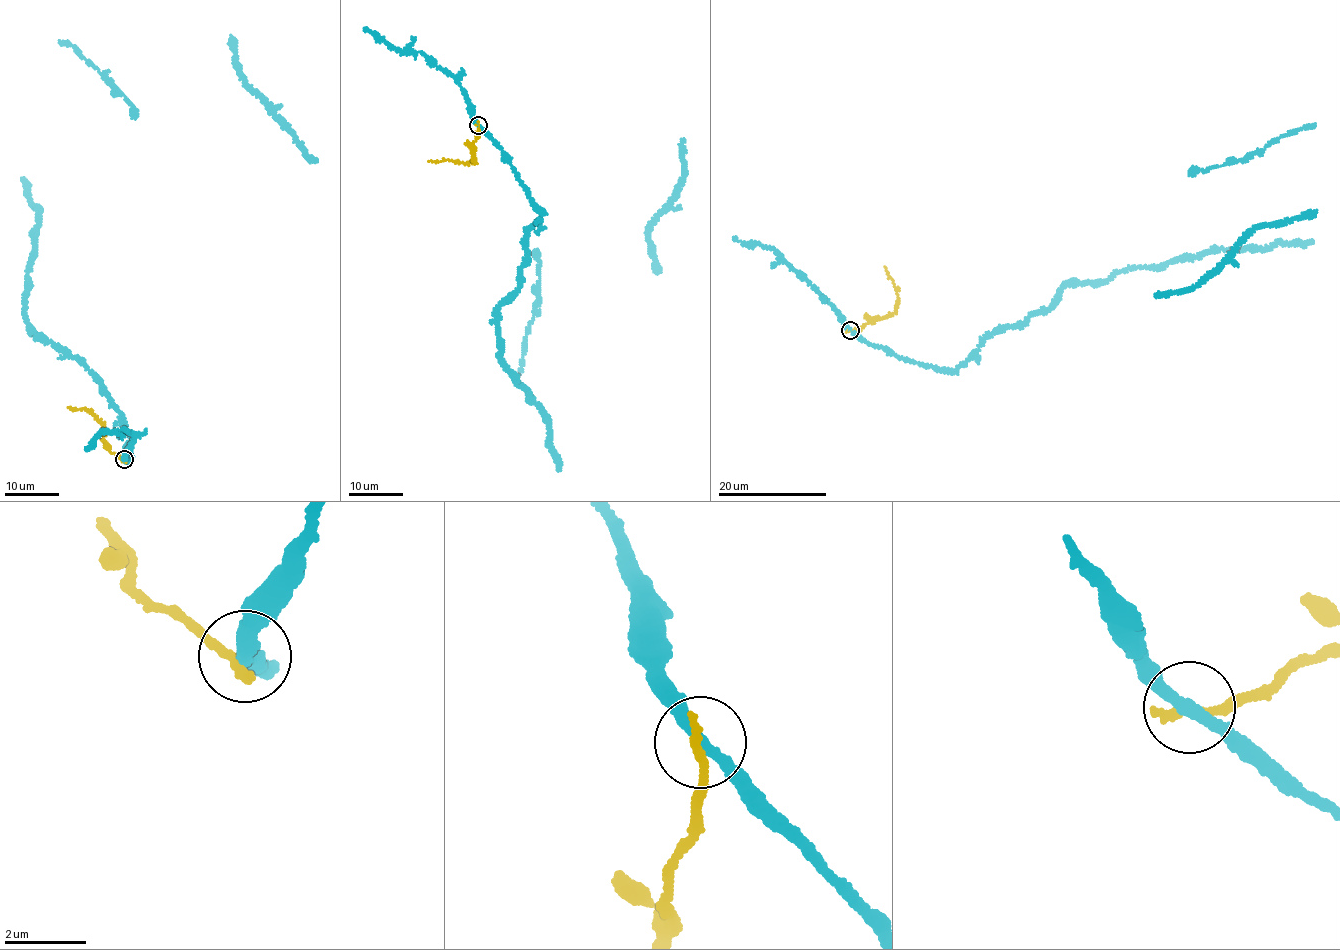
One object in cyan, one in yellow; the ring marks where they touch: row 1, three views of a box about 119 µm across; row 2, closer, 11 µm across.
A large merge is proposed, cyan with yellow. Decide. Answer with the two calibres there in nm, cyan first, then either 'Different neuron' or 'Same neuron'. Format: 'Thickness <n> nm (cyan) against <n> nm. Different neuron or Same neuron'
Thickness 280 nm (cyan) against 280 nm. Different neuron

